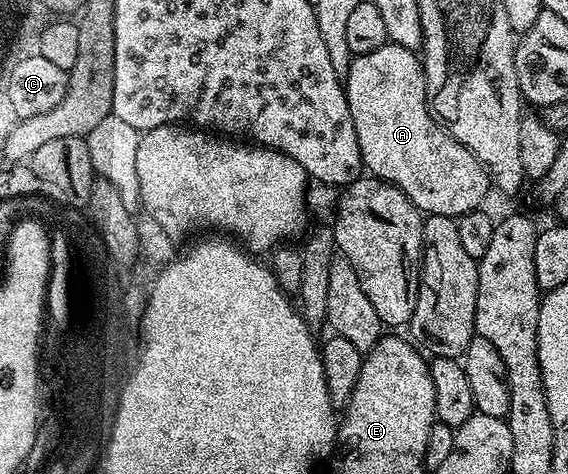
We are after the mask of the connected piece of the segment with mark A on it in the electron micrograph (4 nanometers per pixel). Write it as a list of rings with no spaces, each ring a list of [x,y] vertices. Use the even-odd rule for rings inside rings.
[[[386,44],[383,48],[375,48],[375,52],[358,54],[343,77],[343,85],[355,124],[355,136],[359,140],[361,160],[372,177],[399,188],[426,215],[458,219],[484,203],[481,201],[485,193],[491,190],[489,176],[480,160],[456,142],[433,117],[425,96],[425,73],[421,71],[420,57],[414,51]]]

